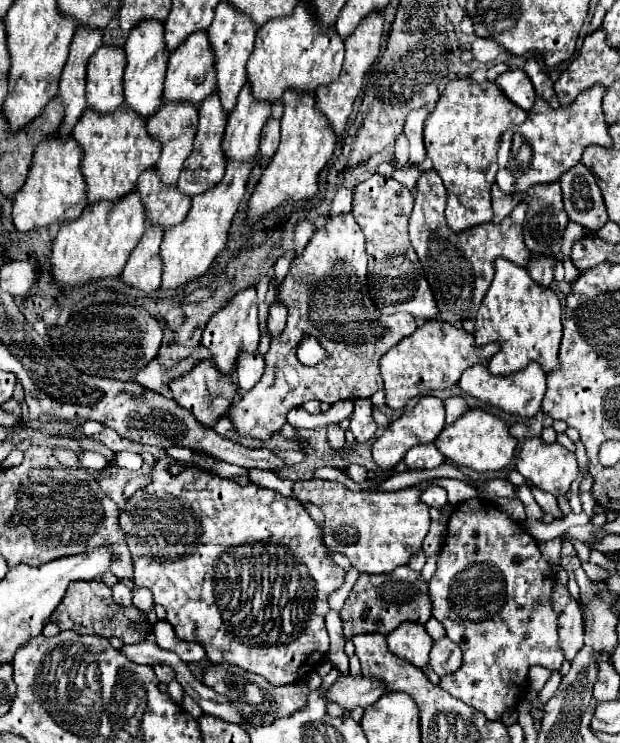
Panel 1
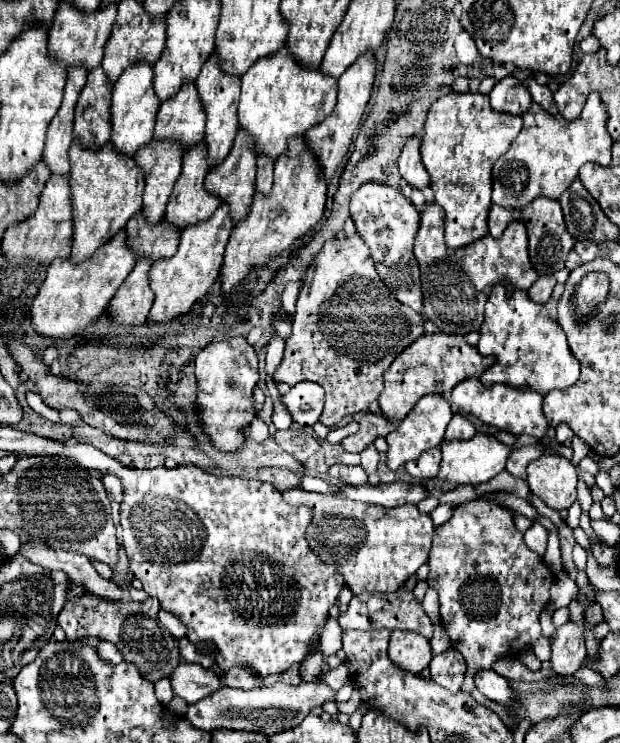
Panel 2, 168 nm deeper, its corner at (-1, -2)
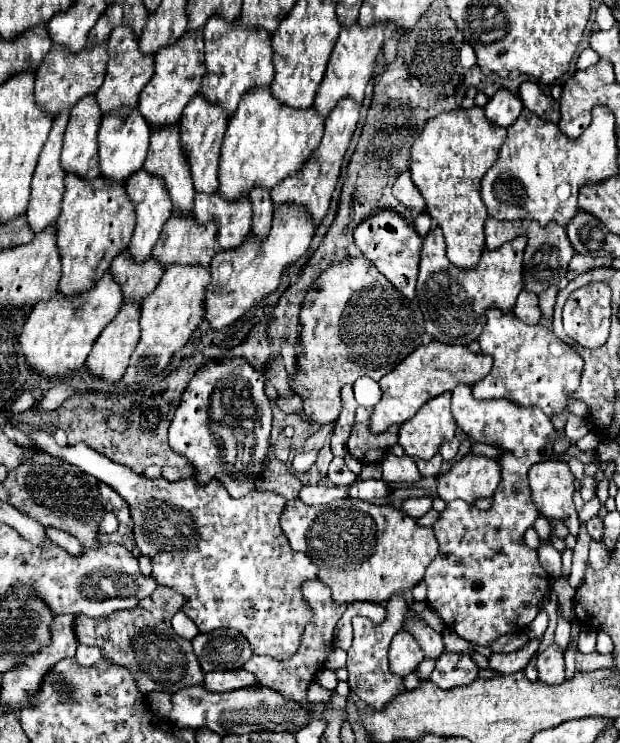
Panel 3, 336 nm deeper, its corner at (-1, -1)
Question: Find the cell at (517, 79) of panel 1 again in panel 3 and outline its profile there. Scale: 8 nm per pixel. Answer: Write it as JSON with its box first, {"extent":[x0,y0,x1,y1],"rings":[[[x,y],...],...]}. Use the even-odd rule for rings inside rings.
{"extent":[485,89,521,127],"rings":[[[499,89],[485,105],[485,115],[491,123],[499,127],[509,127],[517,121],[521,109],[521,99],[517,99],[517,95],[509,93],[507,89]]]}

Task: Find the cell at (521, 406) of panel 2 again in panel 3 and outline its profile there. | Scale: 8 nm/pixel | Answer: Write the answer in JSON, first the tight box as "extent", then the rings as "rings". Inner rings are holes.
{"extent":[423,387,557,647],"rings":[[[457,387],[453,391],[451,409],[457,427],[473,443],[487,443],[503,451],[503,455],[497,457],[501,465],[501,483],[493,495],[493,507],[489,511],[470,506],[461,499],[455,499],[446,506],[439,519],[433,523],[433,531],[439,541],[439,555],[427,567],[423,581],[427,585],[427,605],[439,613],[445,625],[451,627],[461,639],[489,647],[497,637],[517,634],[526,628],[539,613],[539,603],[549,593],[549,575],[539,565],[537,551],[525,545],[523,533],[539,517],[531,501],[527,471],[531,465],[551,457],[557,431],[551,419],[539,407],[515,407],[513,403],[507,403],[507,399],[477,401],[471,395],[471,387]]]}

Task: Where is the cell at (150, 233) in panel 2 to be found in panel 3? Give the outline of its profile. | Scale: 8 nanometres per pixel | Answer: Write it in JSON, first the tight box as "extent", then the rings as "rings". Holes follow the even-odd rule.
{"extent":[109,251,163,303],"rings":[[[127,251],[113,259],[109,271],[123,291],[123,301],[133,303],[143,303],[143,299],[155,291],[159,279],[163,277],[163,269],[157,265],[157,261],[147,259],[145,263],[137,265]]]}

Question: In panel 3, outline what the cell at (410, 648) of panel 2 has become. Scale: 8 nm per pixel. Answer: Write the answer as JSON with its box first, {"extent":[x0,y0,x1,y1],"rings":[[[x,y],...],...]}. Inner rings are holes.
{"extent":[389,629,423,677],"rings":[[[401,629],[393,637],[393,641],[391,641],[391,649],[389,649],[389,669],[395,675],[405,677],[405,675],[413,673],[421,661],[423,661],[421,647],[413,639],[413,635],[409,635],[409,631]]]}

